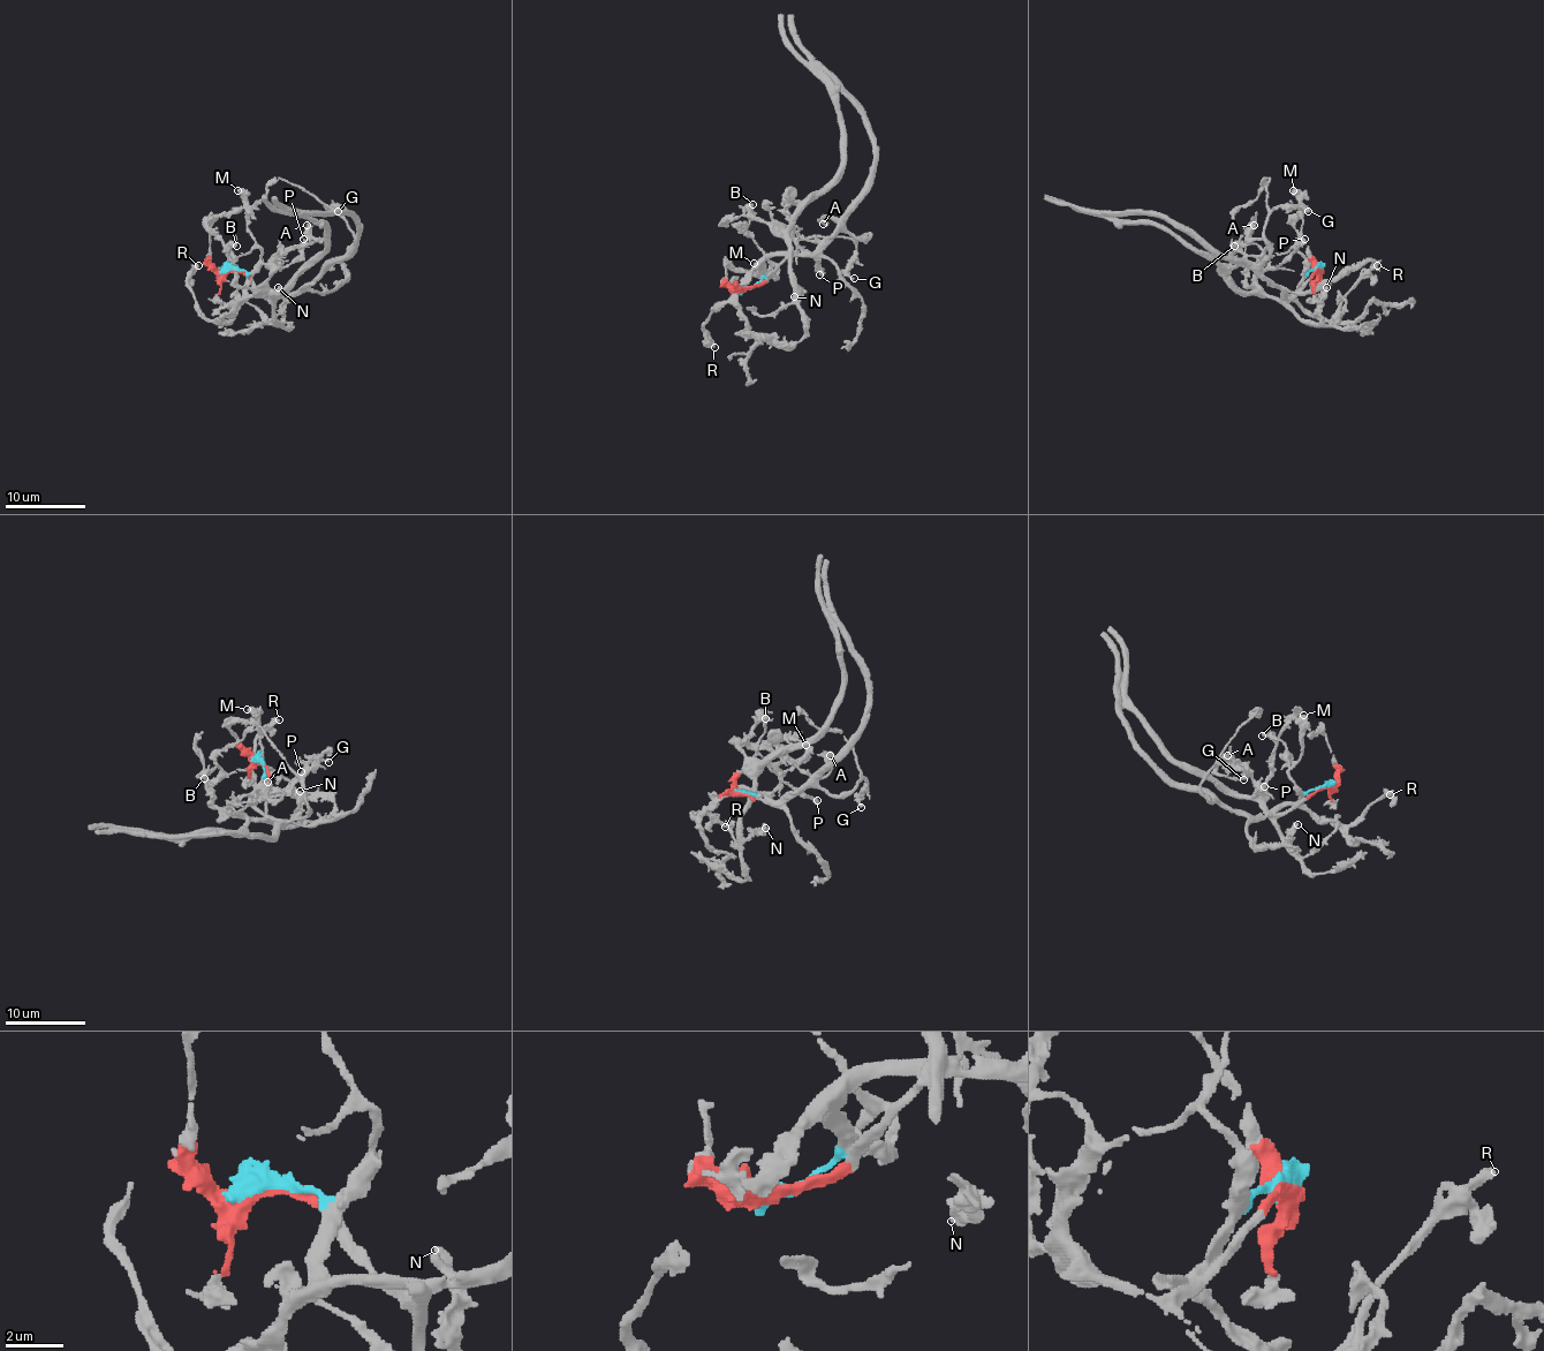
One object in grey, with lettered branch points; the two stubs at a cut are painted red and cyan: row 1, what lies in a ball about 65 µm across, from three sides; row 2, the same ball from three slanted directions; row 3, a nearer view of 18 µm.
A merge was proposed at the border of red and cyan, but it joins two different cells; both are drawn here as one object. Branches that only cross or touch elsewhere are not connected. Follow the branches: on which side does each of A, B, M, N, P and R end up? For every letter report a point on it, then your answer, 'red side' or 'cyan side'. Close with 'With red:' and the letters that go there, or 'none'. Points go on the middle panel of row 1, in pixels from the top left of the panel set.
A: (823, 224) | red side
B: (752, 204) | cyan side
M: (754, 263) | cyan side
N: (794, 296) | red side
P: (819, 274) | red side
R: (714, 347) | cyan side
With red: A, N, P

